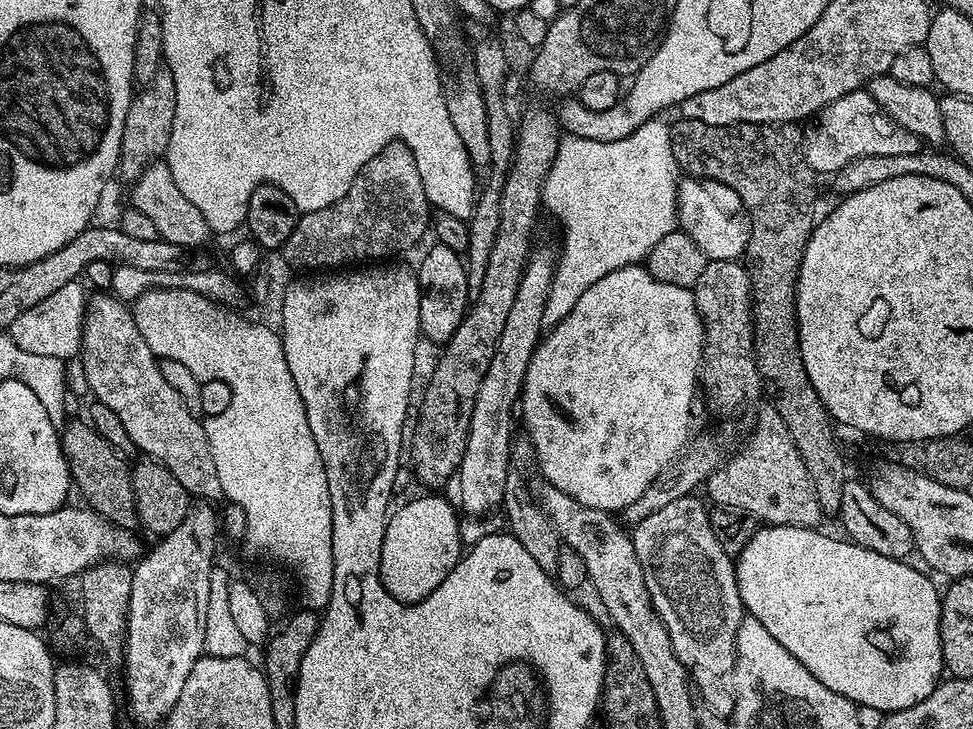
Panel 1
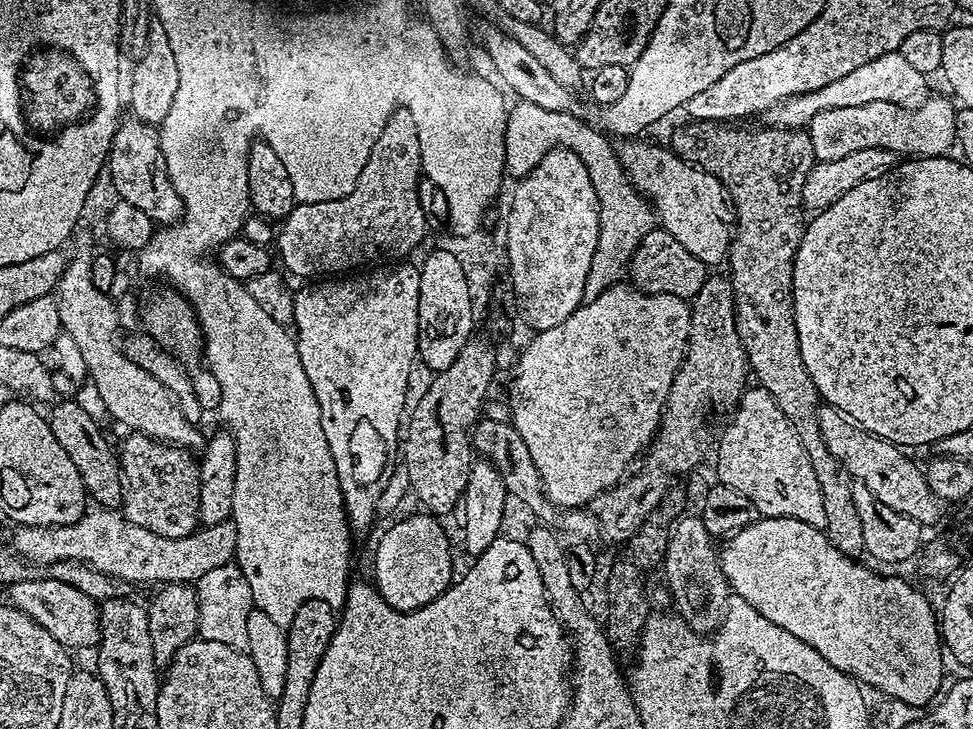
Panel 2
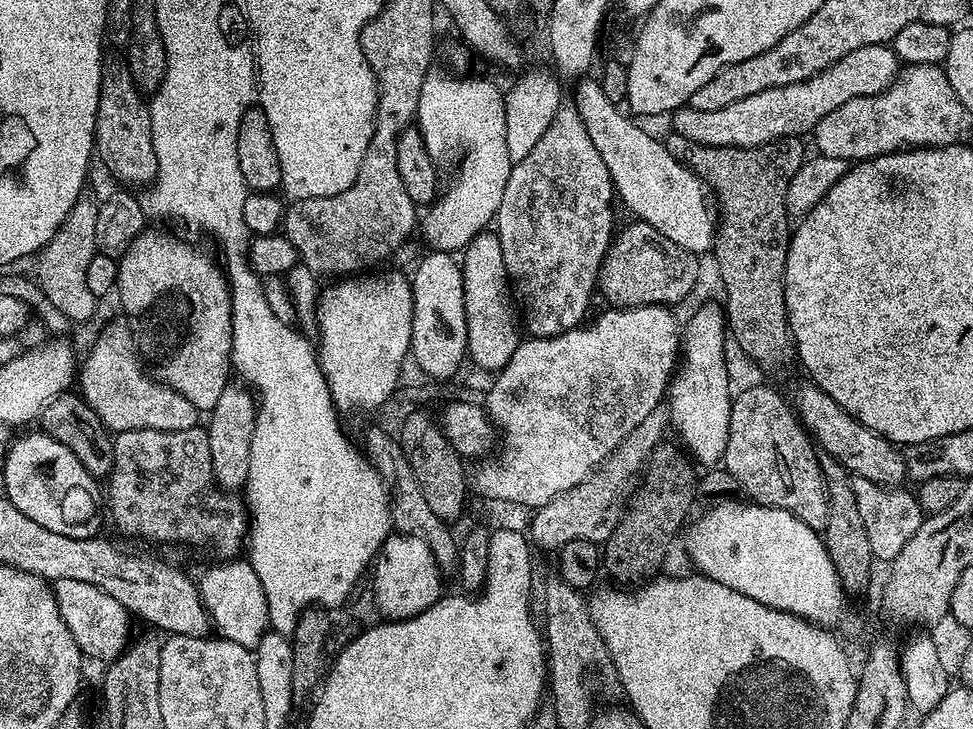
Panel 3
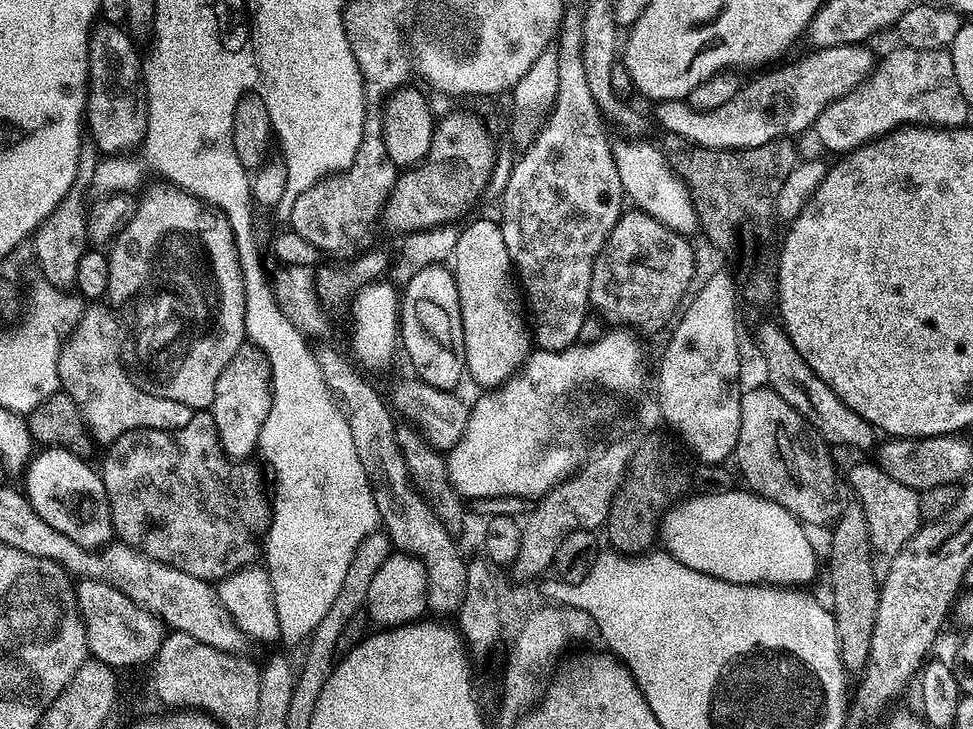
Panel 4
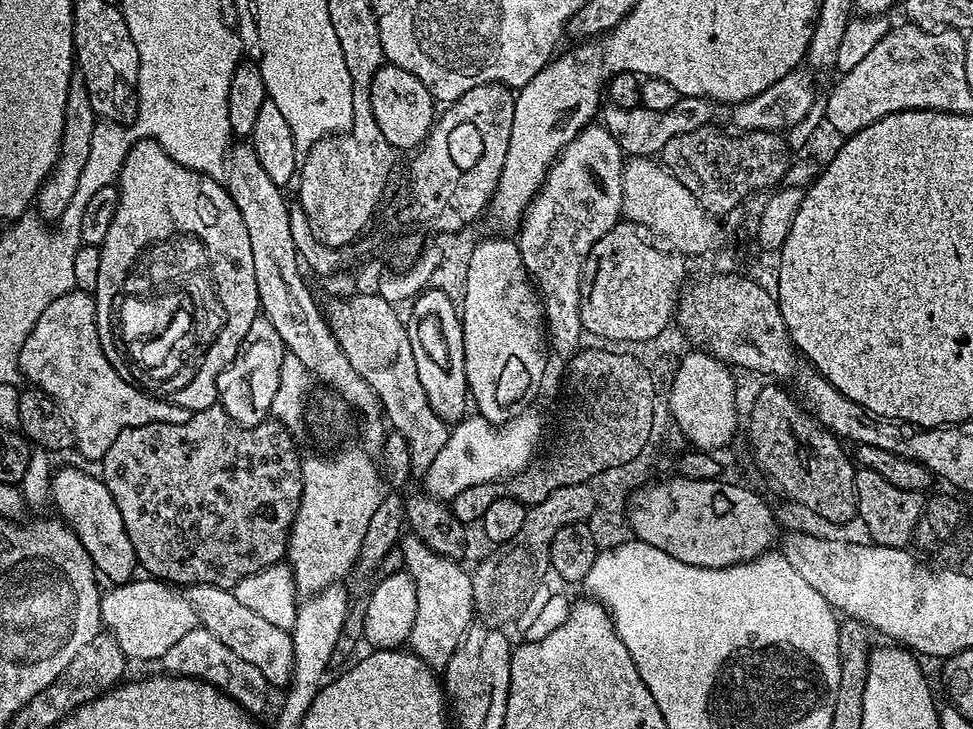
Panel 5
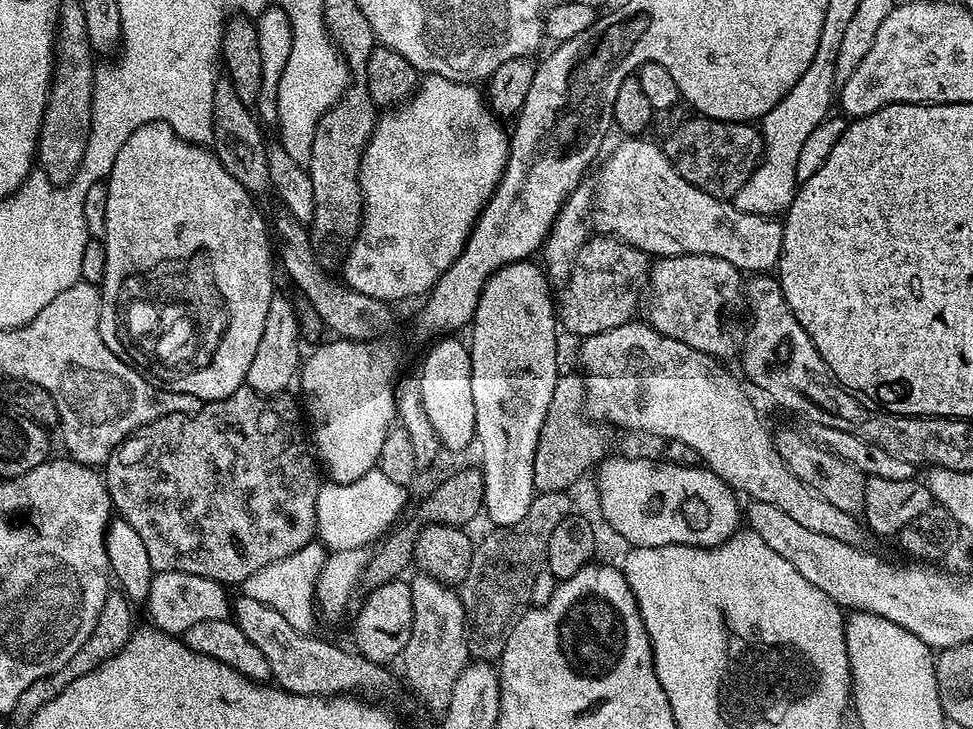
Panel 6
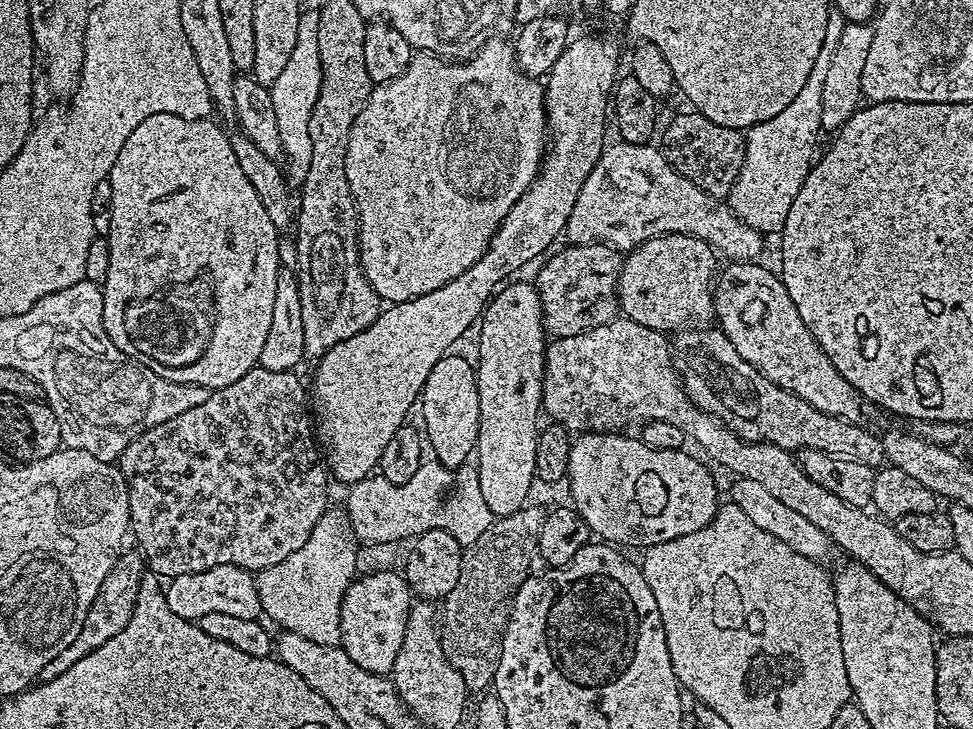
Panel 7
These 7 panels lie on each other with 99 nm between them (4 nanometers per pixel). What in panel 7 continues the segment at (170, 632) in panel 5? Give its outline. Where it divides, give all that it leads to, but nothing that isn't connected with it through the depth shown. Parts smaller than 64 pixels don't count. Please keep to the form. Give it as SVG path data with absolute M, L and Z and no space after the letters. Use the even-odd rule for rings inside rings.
M223 564L222 566L214 566L210 570L171 577L167 581L168 592L165 591L163 597L164 601L170 606L170 610L174 610L174 614L178 614L187 620L200 622L203 621L203 616L205 618L233 616L239 620L256 620L262 612L260 607L260 587L257 586L256 579L257 577L247 568L239 568L233 564Z

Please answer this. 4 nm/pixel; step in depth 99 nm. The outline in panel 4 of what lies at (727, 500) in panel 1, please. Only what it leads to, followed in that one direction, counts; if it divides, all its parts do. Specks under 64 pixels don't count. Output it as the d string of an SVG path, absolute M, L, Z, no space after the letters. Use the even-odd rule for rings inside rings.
M765 386L760 389L750 390L741 395L741 428L738 430L737 446L734 453L734 464L740 467L740 472L744 475L744 480L749 489L756 495L766 498L770 502L778 502L778 506L782 506L786 510L790 510L790 514L794 514L797 520L805 526L811 524L828 524L831 525L838 519L842 511L842 499L840 500L840 488L836 485L836 464L832 461L833 449L827 440L818 434L818 430L814 430L810 426L810 422L806 422L806 418L802 418L802 414L798 414L798 410L794 410L794 406L790 406L790 402L786 402L786 398L782 398L776 393L775 388Z

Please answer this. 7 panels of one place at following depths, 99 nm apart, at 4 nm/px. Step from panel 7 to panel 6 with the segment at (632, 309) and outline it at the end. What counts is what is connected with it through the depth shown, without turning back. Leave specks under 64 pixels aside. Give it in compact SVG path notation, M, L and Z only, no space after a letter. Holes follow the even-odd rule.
M690 253L685 256L661 256L651 265L646 285L647 323L664 335L723 362L727 356L737 355L738 328L736 312L744 298L744 278L740 269L726 259L706 254Z

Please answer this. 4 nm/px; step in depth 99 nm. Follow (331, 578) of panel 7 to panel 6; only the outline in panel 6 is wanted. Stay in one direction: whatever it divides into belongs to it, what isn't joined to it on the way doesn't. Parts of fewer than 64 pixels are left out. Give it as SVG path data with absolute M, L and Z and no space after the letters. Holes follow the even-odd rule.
M313 542L302 546L294 554L282 558L278 562L270 562L262 566L262 570L254 570L250 578L246 578L242 585L243 595L254 598L254 602L262 602L270 606L270 610L278 610L294 630L305 634L311 633L318 621L316 604L316 583L320 571L324 568L326 549L323 544Z

